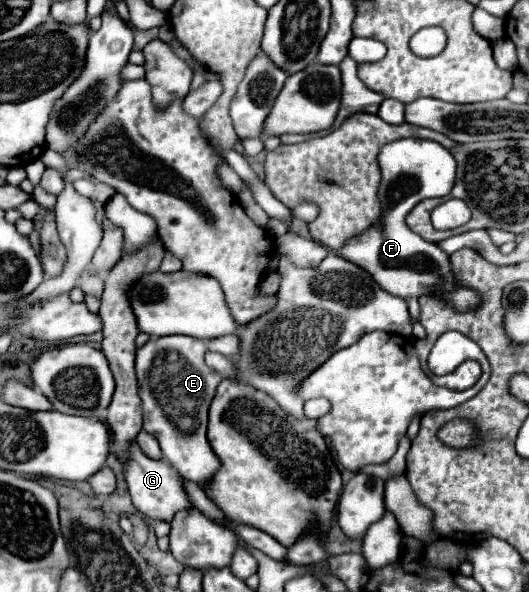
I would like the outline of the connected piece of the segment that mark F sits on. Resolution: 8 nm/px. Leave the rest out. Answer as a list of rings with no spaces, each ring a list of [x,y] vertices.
[[[401,138],[385,144],[377,160],[381,168],[379,200],[383,214],[365,232],[349,238],[339,250],[335,250],[335,254],[367,270],[375,278],[375,282],[393,296],[421,296],[427,290],[435,292],[437,284],[441,284],[439,290],[447,292],[443,294],[445,300],[449,300],[457,310],[475,308],[479,304],[479,296],[469,288],[455,288],[449,268],[449,256],[439,250],[437,244],[419,238],[419,234],[415,234],[405,222],[405,216],[421,200],[449,196],[455,184],[455,158],[439,142],[421,138]]]

